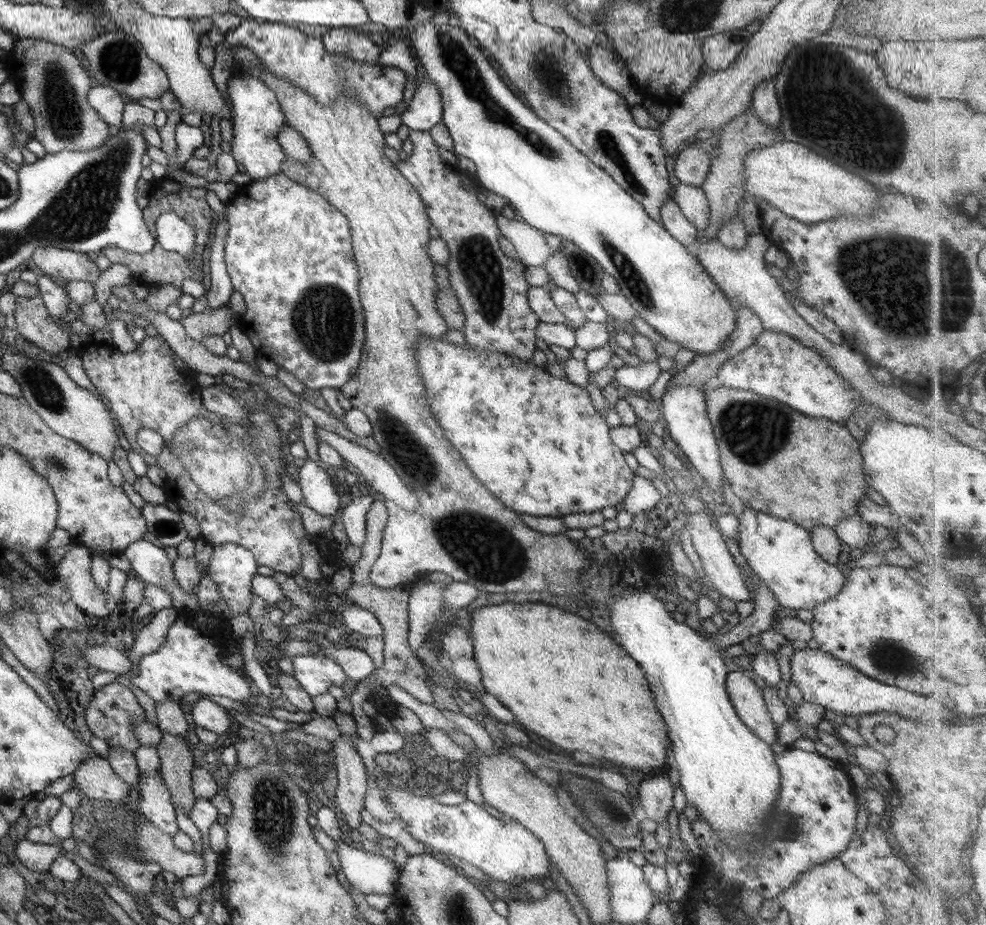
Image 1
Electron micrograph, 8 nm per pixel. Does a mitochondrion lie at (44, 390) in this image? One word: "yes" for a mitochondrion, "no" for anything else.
yes

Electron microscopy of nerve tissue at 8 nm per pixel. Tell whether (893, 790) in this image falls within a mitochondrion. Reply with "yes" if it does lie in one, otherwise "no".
no

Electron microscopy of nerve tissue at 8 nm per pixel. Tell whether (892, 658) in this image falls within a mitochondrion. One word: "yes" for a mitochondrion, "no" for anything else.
yes

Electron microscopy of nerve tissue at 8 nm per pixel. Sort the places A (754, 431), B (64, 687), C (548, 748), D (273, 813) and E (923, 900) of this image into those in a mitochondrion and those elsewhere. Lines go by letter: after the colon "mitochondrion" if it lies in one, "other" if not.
A: mitochondrion
B: other
C: other
D: mitochondrion
E: other

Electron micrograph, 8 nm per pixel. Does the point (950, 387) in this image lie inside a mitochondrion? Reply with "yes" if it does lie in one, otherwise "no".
no

